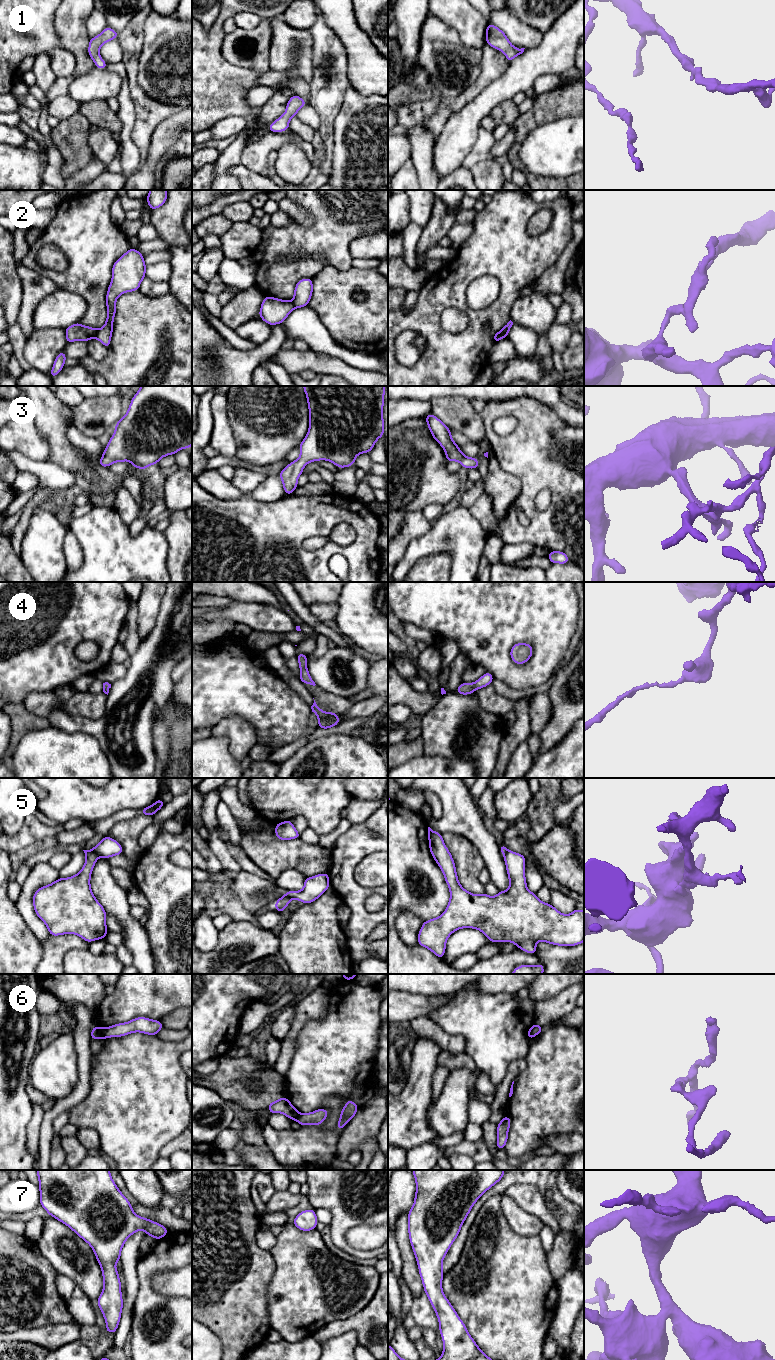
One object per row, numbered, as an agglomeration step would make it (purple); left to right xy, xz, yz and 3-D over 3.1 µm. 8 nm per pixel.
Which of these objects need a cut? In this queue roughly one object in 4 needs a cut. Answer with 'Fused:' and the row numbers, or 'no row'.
Fused: 2, 5, 6

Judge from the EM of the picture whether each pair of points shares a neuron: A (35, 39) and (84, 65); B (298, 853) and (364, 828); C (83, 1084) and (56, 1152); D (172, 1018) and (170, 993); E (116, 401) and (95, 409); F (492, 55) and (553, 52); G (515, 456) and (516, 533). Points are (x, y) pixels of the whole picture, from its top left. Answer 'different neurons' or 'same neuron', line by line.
A: different neurons
B: different neurons
C: different neurons
D: different neurons
E: same neuron
F: different neurons
G: same neuron

